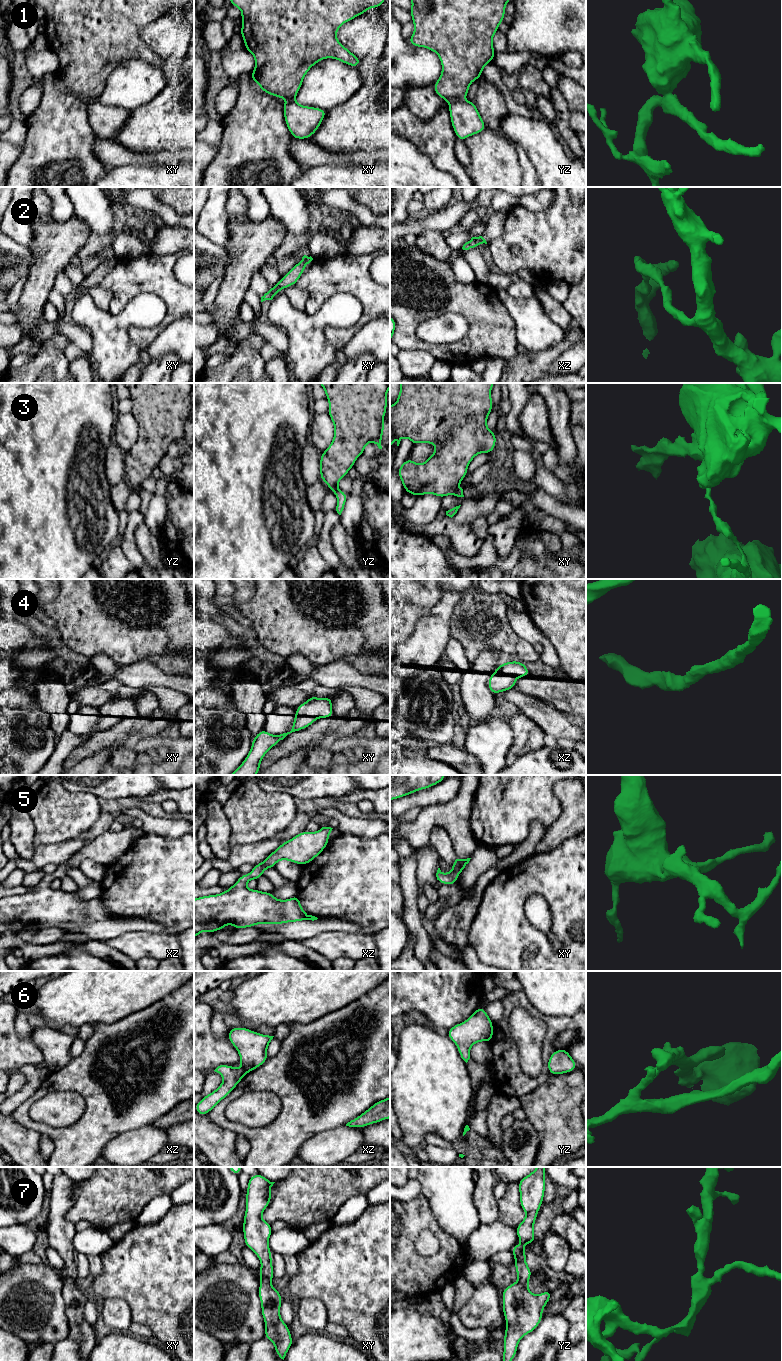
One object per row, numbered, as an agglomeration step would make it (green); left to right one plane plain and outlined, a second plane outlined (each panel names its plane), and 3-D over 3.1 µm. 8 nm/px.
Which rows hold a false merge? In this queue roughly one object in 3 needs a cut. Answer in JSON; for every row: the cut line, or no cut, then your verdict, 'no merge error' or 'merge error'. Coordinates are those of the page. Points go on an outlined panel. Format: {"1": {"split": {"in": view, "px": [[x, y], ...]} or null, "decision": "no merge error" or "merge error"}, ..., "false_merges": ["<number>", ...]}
{"1": {"split": {"in": "yz", "px": [[460, 99], [449, 102]]}, "decision": "merge error"}, "2": {"split": null, "decision": "no merge error"}, "3": {"split": {"in": "xy", "px": [[458, 488], [453, 494]]}, "decision": "merge error"}, "4": {"split": null, "decision": "no merge error"}, "5": {"split": null, "decision": "no merge error"}, "6": {"split": {"in": "xz", "px": [[241, 1067], [247, 1072]]}, "decision": "merge error"}, "7": {"split": null, "decision": "no merge error"}, "false_merges": ["1", "3", "6"]}

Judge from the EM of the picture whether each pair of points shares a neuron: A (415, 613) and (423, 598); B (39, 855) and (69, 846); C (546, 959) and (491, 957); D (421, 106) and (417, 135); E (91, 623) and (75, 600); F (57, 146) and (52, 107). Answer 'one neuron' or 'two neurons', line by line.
A: two neurons
B: one neuron
C: one neuron
D: two neurons
E: one neuron
F: one neuron

